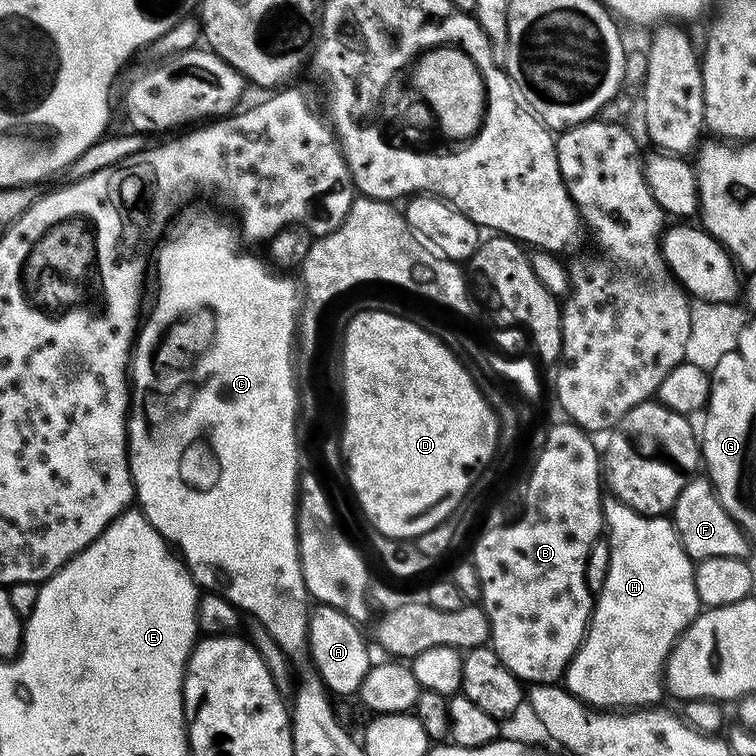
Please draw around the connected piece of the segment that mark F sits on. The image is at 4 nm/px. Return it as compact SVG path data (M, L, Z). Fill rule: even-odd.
M697 474L689 480L682 494L678 494L678 502L671 510L670 519L676 525L682 546L693 561L699 562L706 558L744 558L749 555L748 537L722 506L716 489L707 475Z

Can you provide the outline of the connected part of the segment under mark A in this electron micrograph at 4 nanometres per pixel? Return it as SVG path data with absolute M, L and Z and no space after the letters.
M317 607L308 617L307 655L312 655L315 675L333 697L355 697L360 691L363 679L374 665L374 658L368 653L368 644L360 633L361 625L347 612L337 608Z

